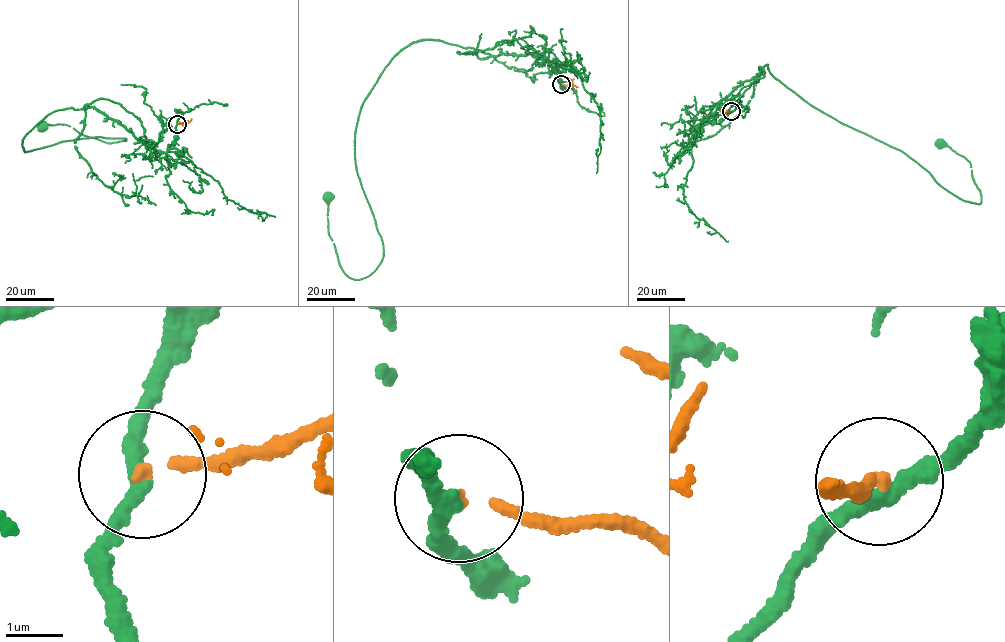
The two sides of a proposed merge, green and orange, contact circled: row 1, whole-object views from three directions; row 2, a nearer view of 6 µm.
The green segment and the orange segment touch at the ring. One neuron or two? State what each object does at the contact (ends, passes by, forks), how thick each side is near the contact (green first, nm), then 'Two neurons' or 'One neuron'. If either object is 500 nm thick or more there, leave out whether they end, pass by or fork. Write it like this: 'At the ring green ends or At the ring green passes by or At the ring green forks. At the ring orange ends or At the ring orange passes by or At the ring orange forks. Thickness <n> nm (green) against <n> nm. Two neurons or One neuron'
At the ring green passes by. At the ring orange ends. Thickness 280 nm (green) against 180 nm. Two neurons

